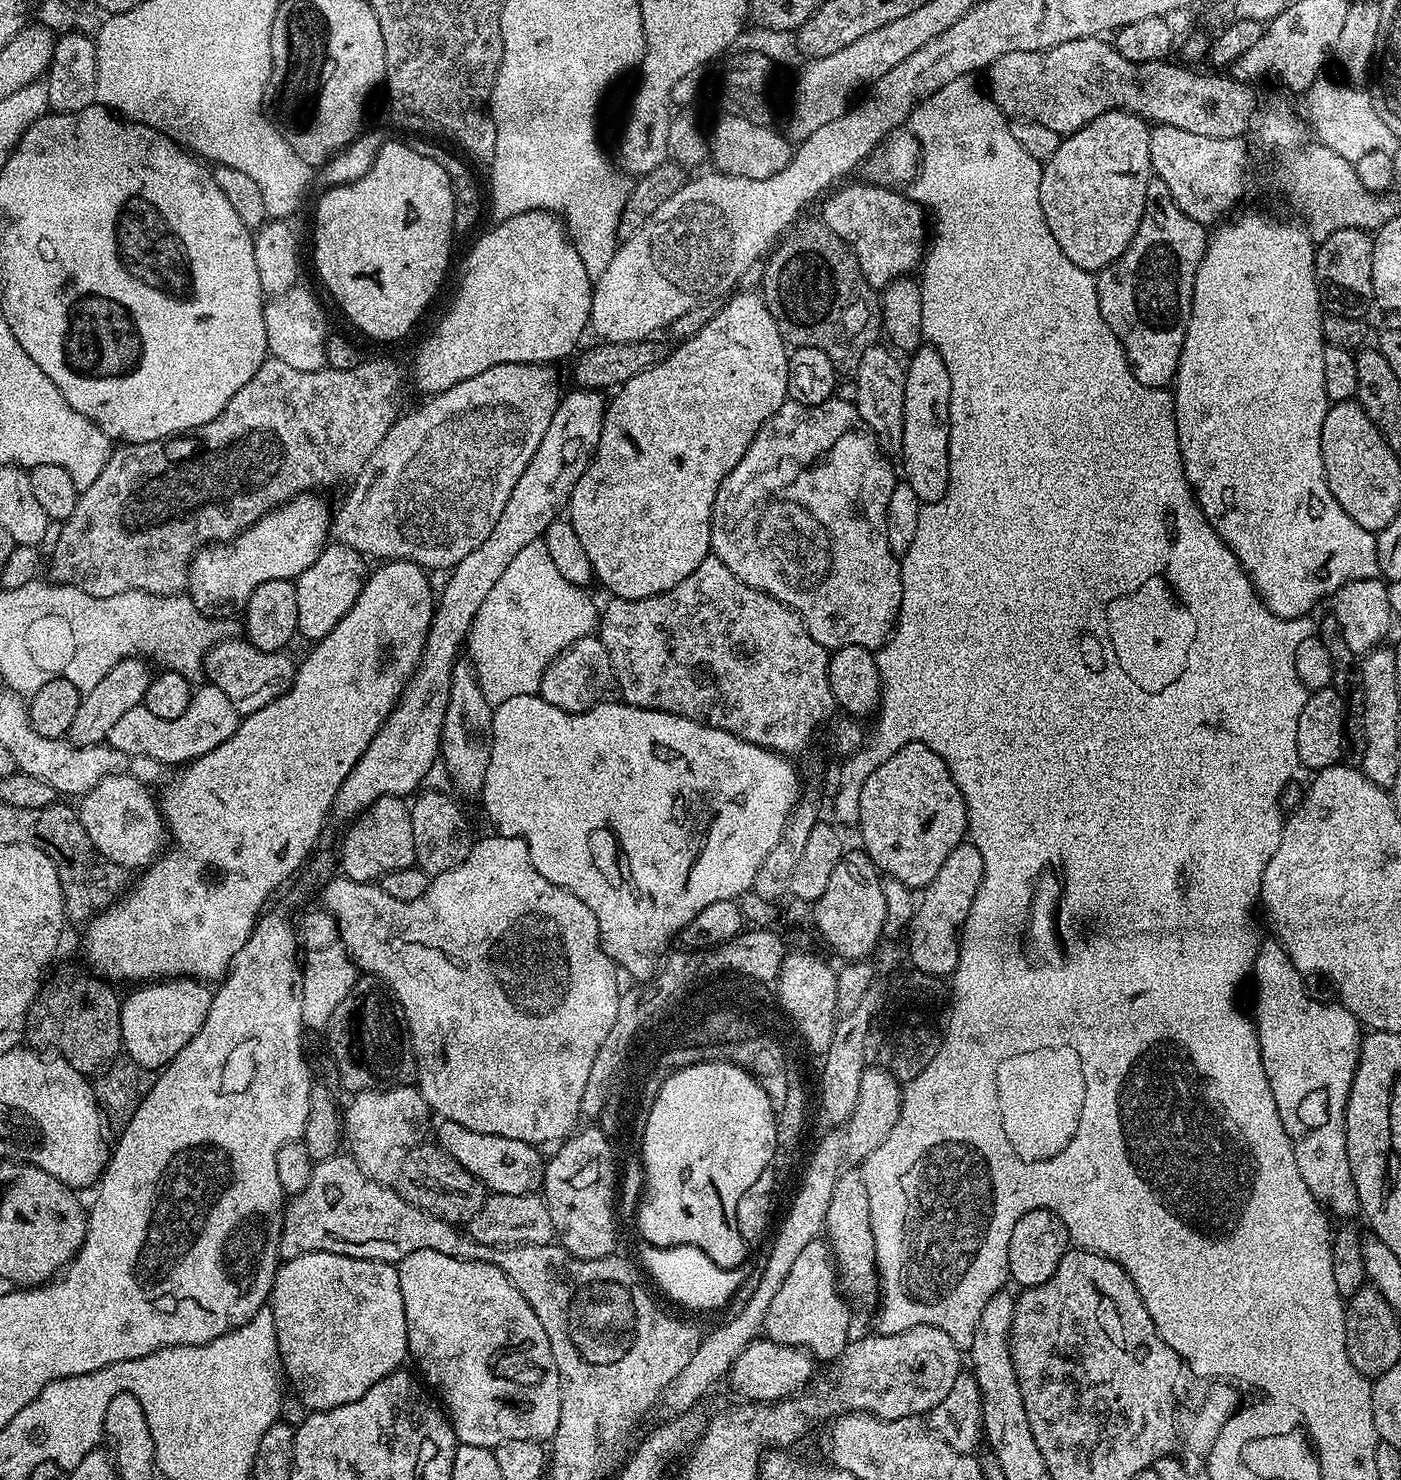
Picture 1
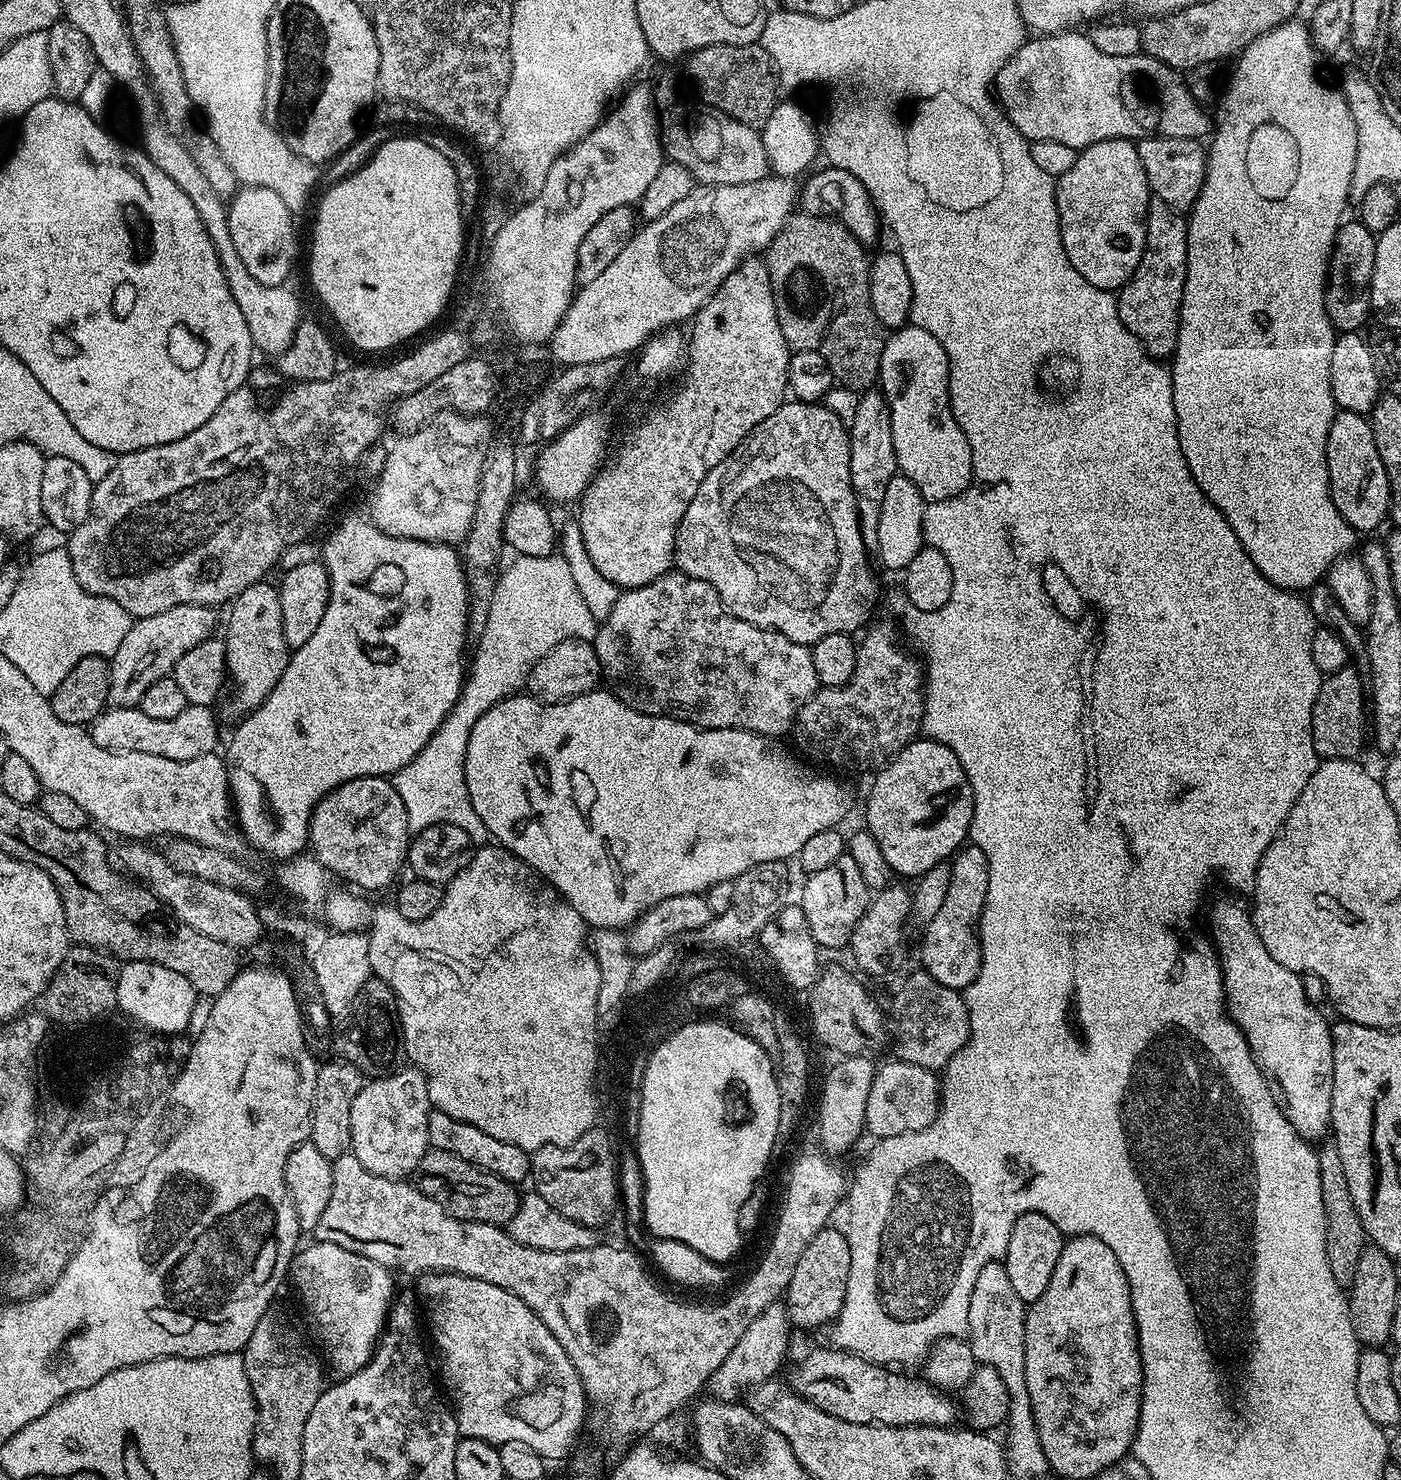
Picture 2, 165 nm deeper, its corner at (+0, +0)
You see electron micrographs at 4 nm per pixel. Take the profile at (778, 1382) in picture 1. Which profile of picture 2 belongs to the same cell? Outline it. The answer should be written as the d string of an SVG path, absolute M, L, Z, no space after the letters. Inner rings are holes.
M827 1346L816 1348L792 1372L790 1387L803 1400L809 1400L818 1410L830 1414L834 1418L842 1418L842 1422L858 1422L859 1424L890 1424L896 1428L915 1428L918 1424L929 1424L935 1428L950 1428L958 1420L958 1404L951 1395L940 1391L923 1378L915 1380L912 1376L899 1376L899 1371L883 1364L875 1364L843 1348Z

